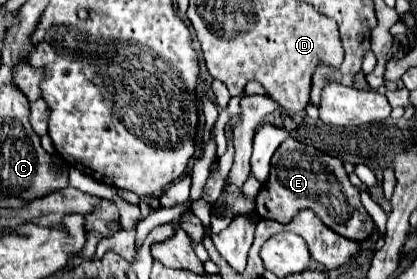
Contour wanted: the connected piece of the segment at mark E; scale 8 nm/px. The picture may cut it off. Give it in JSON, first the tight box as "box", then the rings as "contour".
{"box":[255,139,375,241],"contour":[[[287,139],[271,159],[271,175],[255,199],[255,211],[263,219],[289,223],[303,209],[311,209],[329,229],[353,241],[369,239],[375,231],[375,223],[361,205],[361,193],[349,181],[343,161],[295,139]]]}

